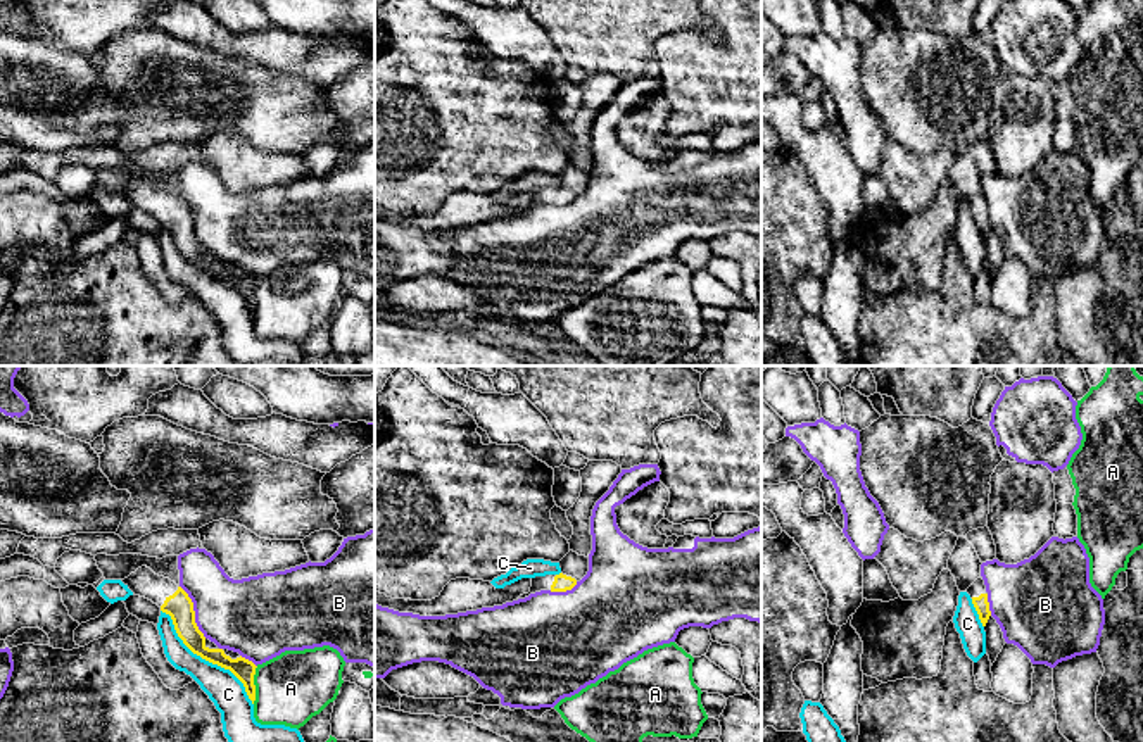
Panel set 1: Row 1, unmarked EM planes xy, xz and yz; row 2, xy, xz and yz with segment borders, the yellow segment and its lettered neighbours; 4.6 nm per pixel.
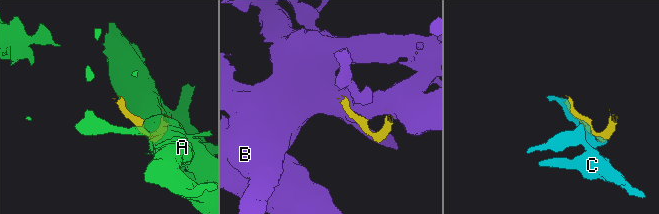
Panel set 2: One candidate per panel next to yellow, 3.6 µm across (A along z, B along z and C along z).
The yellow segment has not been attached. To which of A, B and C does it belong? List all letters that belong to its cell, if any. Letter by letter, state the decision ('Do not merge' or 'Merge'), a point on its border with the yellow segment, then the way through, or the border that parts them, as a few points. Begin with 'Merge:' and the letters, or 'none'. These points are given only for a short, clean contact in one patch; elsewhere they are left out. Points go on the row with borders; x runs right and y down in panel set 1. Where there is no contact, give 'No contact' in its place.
Merge: none
A: Do not merge. Touches yellow at xy (254, 685)
B: Do not merge. Touches yellow at xy (194, 611)
C: Do not merge. Touches yellow at xy (206, 660)

